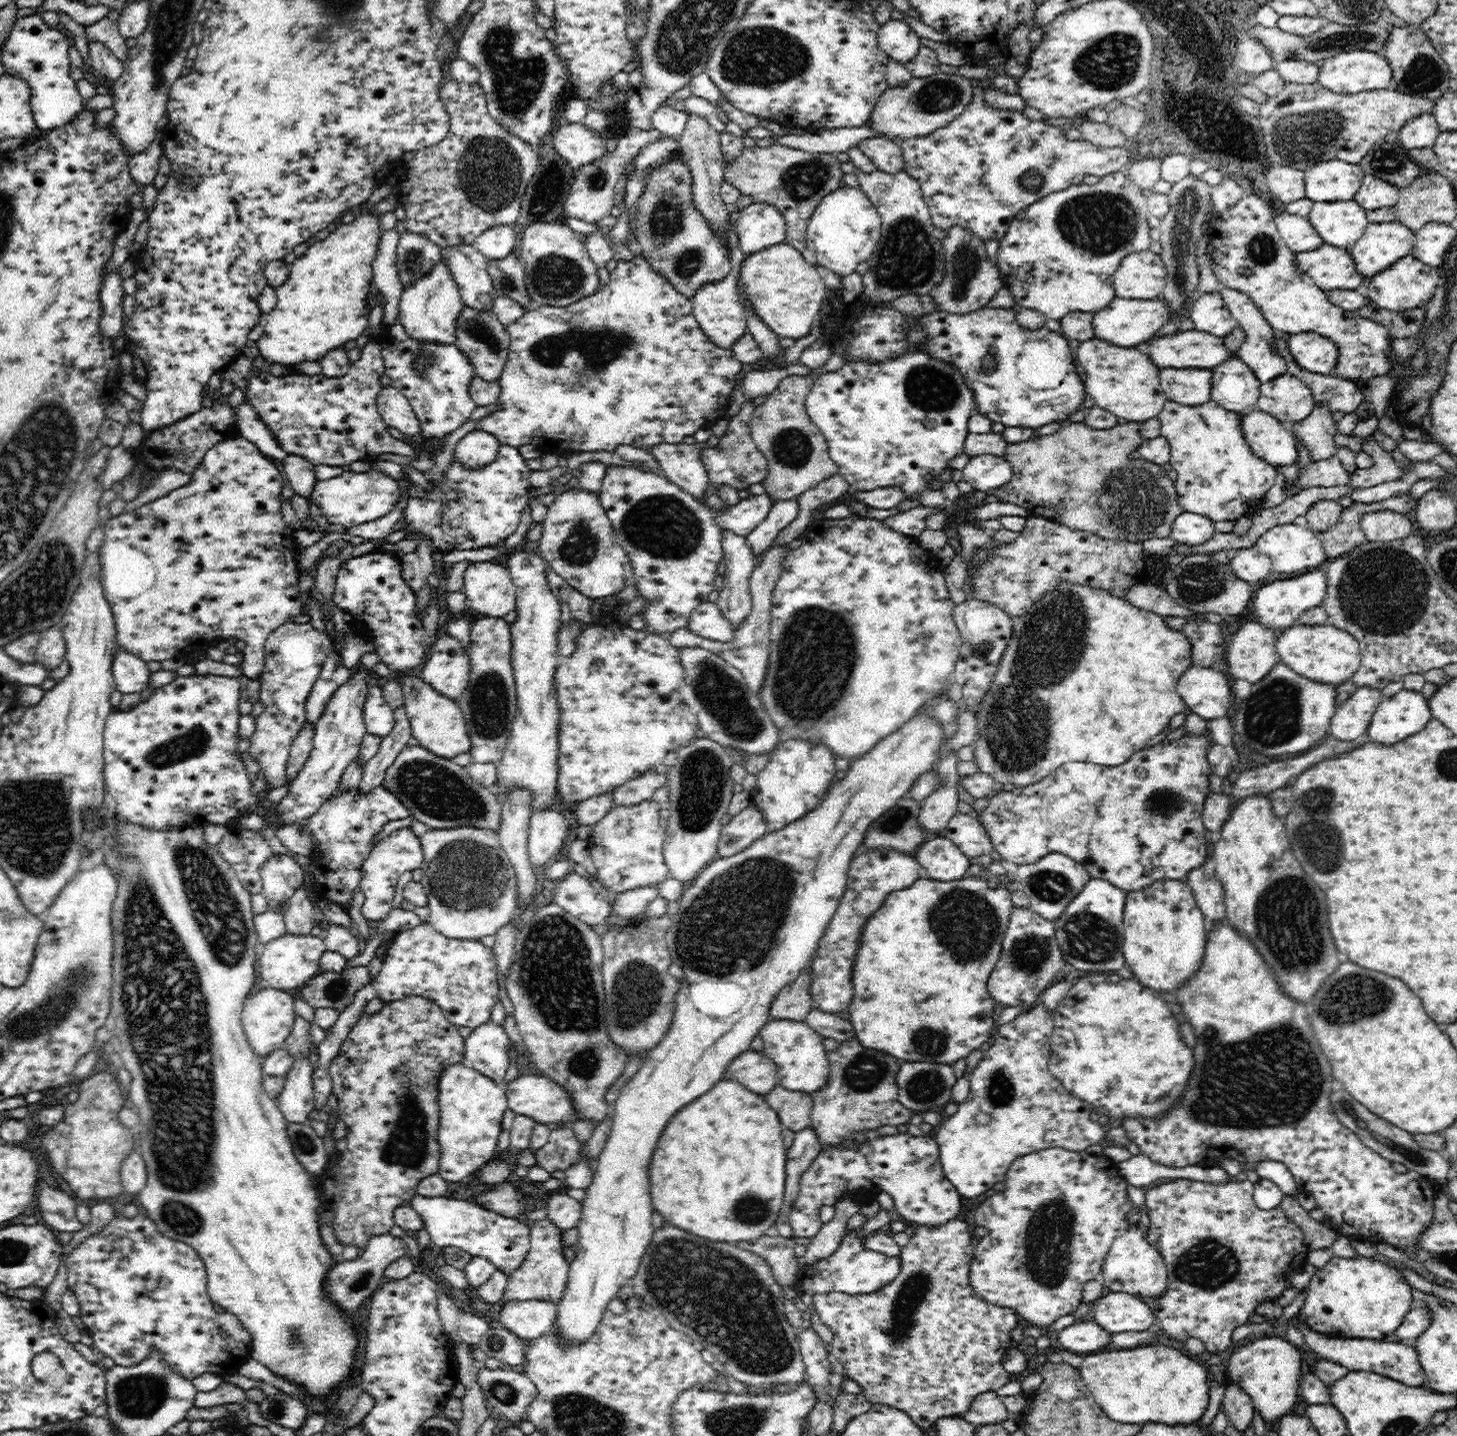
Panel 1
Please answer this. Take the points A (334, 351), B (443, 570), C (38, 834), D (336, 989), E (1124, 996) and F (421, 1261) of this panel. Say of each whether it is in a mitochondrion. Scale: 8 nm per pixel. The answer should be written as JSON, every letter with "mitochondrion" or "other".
{"A":"other","B":"other","C":"mitochondrion","D":"mitochondrion","E":"other","F":"other"}

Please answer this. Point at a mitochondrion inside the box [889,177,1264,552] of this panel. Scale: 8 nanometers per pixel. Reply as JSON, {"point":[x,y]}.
{"point":[1098,223]}

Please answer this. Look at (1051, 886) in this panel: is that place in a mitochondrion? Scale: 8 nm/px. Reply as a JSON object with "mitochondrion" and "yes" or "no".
{"mitochondrion":"yes"}

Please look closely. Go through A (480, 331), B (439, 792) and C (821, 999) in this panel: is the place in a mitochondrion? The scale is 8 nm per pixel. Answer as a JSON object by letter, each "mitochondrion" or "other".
{"A":"mitochondrion","B":"mitochondrion","C":"other"}

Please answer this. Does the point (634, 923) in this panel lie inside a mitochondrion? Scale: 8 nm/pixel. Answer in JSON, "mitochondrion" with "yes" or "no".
{"mitochondrion":"no"}

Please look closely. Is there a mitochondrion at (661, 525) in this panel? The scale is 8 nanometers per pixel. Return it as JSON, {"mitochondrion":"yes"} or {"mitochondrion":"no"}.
{"mitochondrion":"yes"}

